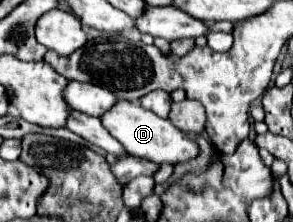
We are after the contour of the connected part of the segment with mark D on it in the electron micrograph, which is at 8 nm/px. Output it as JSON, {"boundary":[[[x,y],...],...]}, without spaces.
{"boundary":[[[116,101],[114,109],[106,111],[100,117],[100,121],[102,121],[104,129],[116,141],[120,141],[120,145],[126,149],[128,155],[144,157],[154,163],[172,163],[172,165],[198,155],[198,145],[188,135],[184,135],[180,129],[176,129],[168,119],[162,119],[156,113],[150,113],[148,109],[142,109],[140,103]]]}

